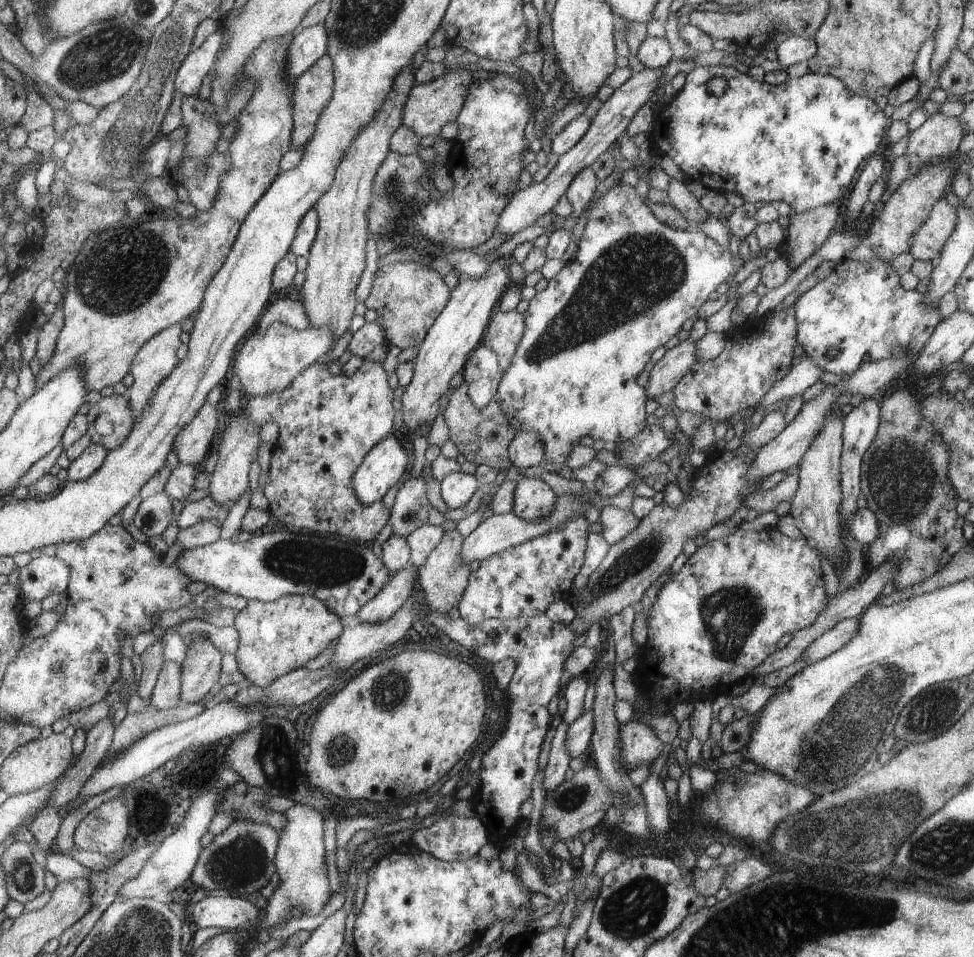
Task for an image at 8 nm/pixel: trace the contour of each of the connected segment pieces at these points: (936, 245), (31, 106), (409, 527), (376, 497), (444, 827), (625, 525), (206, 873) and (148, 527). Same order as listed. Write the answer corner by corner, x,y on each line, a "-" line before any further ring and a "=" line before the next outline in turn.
944,197
933,207
929,218
914,232
910,242
909,254
914,260
929,262
941,257
941,250
955,232
956,214
=
30,88
27,92
28,109
21,119
21,125
29,134
45,127
55,126
55,111
38,92
37,88
=
423,476
404,482
390,510
389,524
393,533
408,537
414,530
429,523
429,509
=
387,436
370,450
353,478
353,490
365,505
380,501
404,476
408,454
402,444
=
447,815
440,817
429,827
414,830
410,842
420,850
434,855
434,858
448,862
458,862
478,856
478,850
488,843
489,832
476,816
466,818
=
609,505
602,508
601,514
602,531
600,534
610,546
623,540
639,524
639,519
628,509
621,510
=
235,820
212,843
202,849
190,882
202,890
227,890
233,897
246,897
268,885
276,872
274,857
279,832
251,820
=
165,493
143,500
134,518
134,525
147,537
162,535
174,522
173,500

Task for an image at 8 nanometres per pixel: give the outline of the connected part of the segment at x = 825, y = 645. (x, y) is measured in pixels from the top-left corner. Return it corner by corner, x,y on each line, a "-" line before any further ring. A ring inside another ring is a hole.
845,619
836,624
831,630
822,634
811,646
806,648
801,659
808,665
822,661
835,651
841,650
859,630
859,619

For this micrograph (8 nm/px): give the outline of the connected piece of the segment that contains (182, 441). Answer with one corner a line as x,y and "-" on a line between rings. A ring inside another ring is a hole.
207,403
201,407
197,417
177,435
174,450
179,463
198,465
198,462
211,452
210,444
216,430
218,430
218,410

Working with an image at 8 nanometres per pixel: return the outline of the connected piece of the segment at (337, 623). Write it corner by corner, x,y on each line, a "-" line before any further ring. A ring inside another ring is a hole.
285,595
269,602
251,599
244,610
237,612
234,627
239,635
235,655
240,672
258,688
266,688
281,676
306,666
344,632
340,616
311,595

